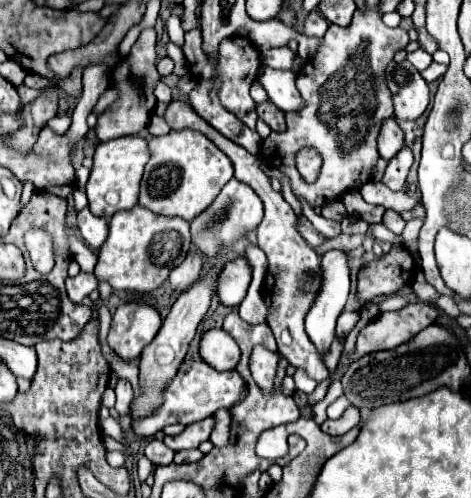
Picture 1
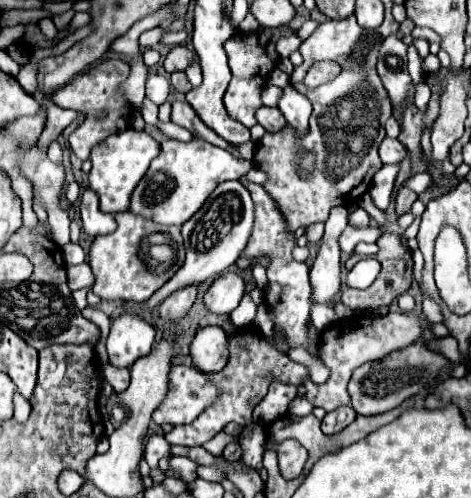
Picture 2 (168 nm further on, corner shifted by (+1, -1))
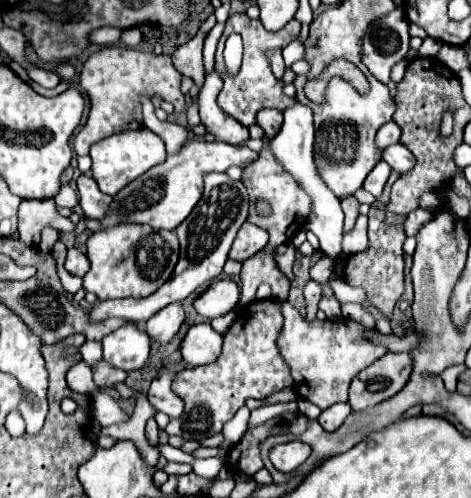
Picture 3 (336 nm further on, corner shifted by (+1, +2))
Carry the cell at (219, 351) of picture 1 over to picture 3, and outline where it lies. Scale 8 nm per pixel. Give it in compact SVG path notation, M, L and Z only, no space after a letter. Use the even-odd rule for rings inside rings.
M195 324L189 328L185 340L181 342L181 354L183 360L189 366L203 366L213 364L223 346L223 336L211 328L211 324Z

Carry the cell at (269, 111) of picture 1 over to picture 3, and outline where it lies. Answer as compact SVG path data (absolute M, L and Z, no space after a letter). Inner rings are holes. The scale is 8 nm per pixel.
M259 110L257 112L257 124L265 130L267 138L273 138L279 134L283 126L283 112L279 110Z

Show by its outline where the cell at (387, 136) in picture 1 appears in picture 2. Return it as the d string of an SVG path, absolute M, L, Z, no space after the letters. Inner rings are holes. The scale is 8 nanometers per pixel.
M385 137L379 145L379 155L383 163L401 163L407 157L407 149L397 139Z

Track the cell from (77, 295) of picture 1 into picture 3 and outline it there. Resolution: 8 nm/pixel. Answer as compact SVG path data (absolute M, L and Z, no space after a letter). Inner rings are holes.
M69 248L67 258L65 258L65 270L73 276L83 278L89 272L89 258L83 252L79 252L77 248Z

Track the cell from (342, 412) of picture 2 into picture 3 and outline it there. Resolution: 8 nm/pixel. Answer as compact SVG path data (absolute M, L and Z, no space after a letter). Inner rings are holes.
M335 404L335 406L327 408L327 410L323 410L317 420L319 420L319 424L321 424L327 432L333 432L333 430L337 430L337 428L345 422L345 418L347 418L349 414L351 414L351 406L349 406L349 404Z

